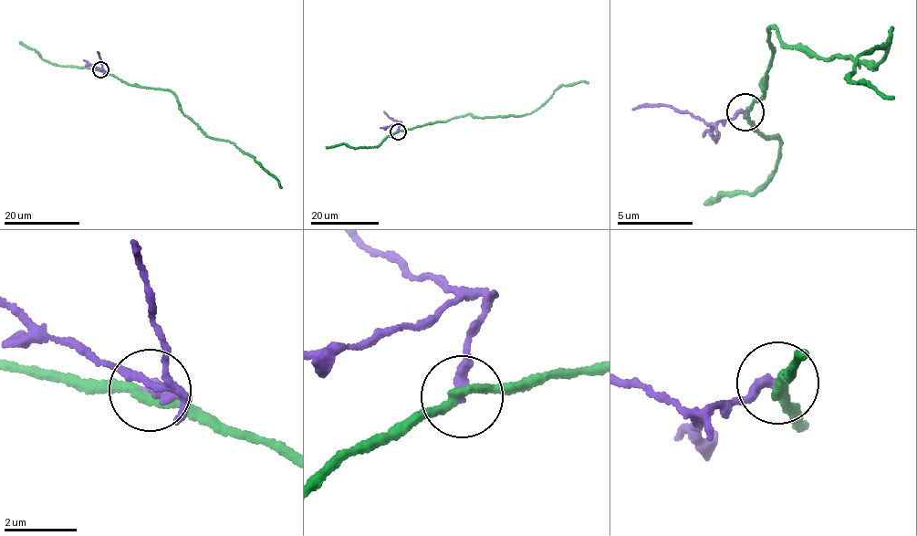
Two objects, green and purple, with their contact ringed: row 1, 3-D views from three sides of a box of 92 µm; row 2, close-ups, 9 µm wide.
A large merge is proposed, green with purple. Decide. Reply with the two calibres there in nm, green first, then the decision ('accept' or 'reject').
240/320 nm | reject

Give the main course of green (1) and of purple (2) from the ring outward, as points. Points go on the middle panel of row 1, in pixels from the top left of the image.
1: (398, 131), (470, 114), (480, 118), (518, 117), (529, 114), (560, 87), (588, 82)
2: (398, 131), (398, 121), (380, 128)

